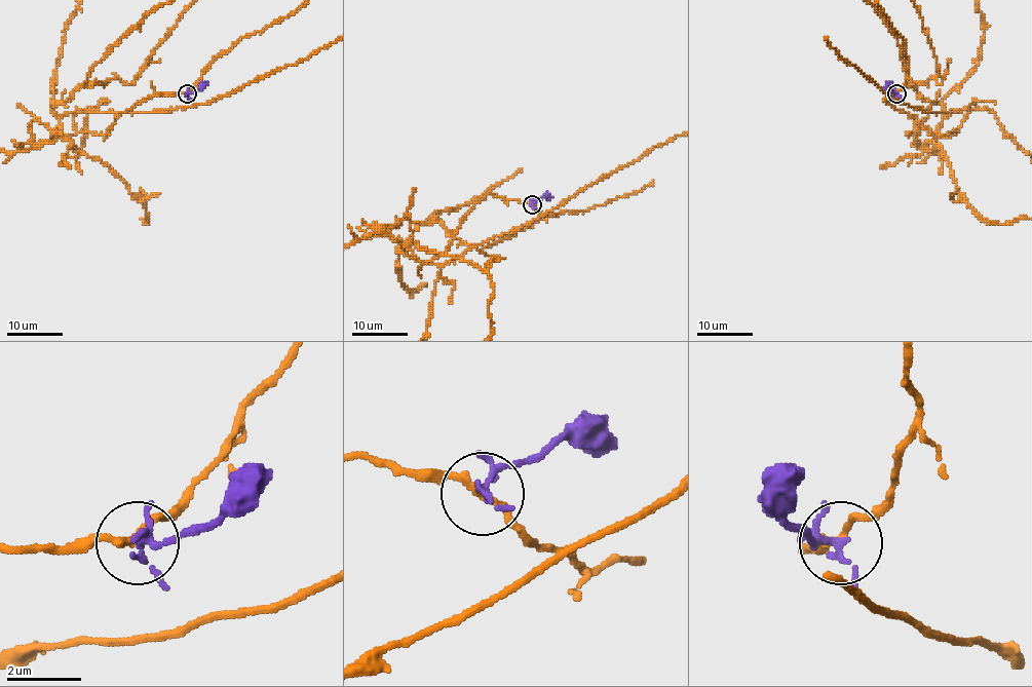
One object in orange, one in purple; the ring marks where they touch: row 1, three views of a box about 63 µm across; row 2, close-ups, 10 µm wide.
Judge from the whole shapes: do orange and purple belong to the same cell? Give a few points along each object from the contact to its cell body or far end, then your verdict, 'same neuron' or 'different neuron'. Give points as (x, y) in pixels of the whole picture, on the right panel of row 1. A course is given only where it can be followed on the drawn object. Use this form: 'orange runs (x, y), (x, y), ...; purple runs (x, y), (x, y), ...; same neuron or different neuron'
purple runs (896, 93), (888, 89), (887, 81); different neuron

